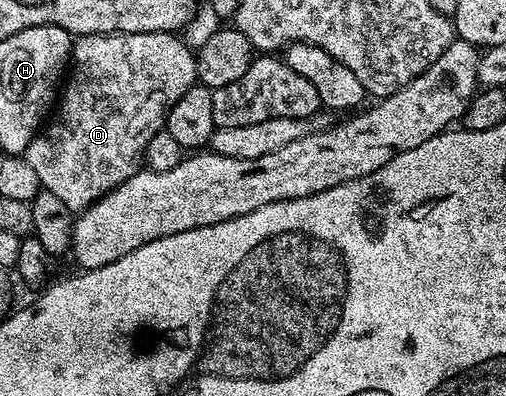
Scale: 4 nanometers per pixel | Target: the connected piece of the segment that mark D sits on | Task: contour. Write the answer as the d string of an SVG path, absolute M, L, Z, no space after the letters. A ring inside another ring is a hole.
M114 32L111 36L82 36L71 45L72 73L60 96L64 117L48 129L37 131L22 153L38 174L41 189L62 198L69 213L83 212L138 171L136 163L141 163L150 138L165 127L172 104L197 83L193 49L188 49L180 38L170 32Z

